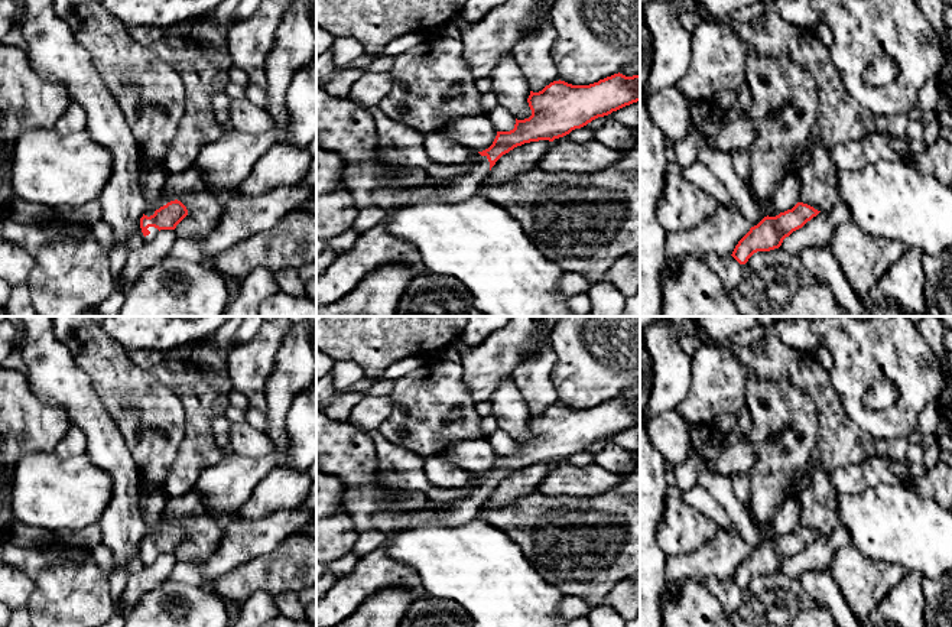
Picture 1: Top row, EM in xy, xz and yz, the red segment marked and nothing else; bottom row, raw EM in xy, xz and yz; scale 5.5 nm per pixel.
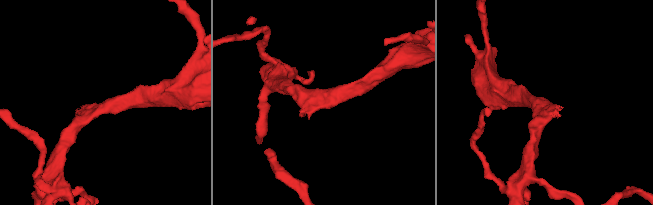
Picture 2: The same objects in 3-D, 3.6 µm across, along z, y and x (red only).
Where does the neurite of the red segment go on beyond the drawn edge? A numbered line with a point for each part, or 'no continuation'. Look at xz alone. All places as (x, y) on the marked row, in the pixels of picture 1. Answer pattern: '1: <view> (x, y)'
1: xz (468, 182)

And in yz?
no continuation

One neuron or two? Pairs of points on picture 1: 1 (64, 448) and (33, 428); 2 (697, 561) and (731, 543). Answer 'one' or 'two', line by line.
1: two
2: one

